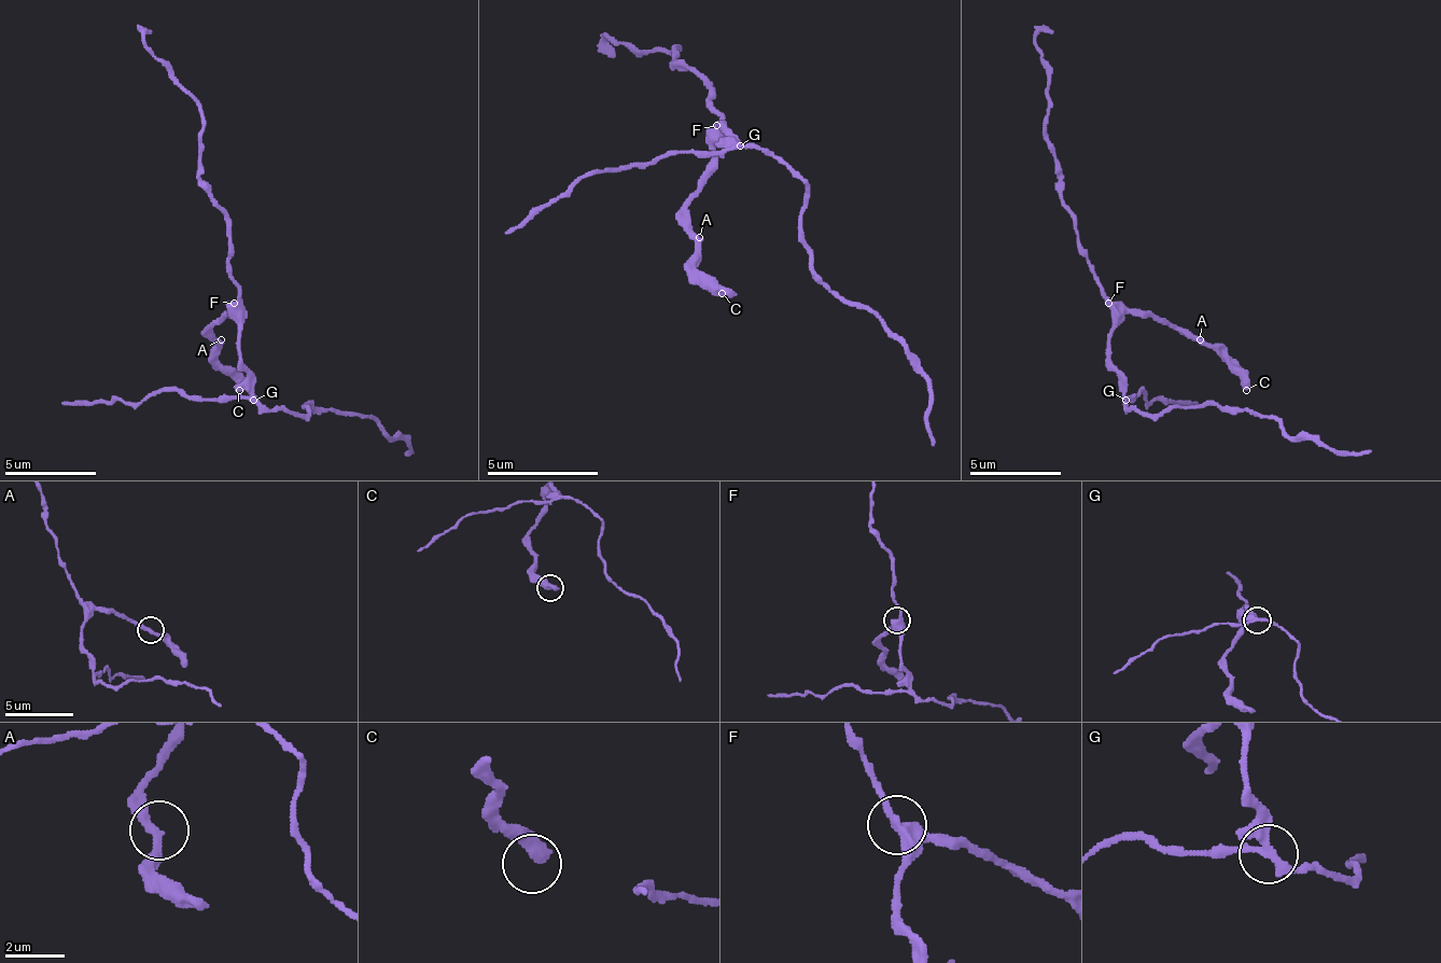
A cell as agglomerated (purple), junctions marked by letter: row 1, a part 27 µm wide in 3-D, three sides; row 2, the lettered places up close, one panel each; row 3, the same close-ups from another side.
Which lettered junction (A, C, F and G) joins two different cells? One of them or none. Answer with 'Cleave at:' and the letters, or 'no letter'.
Cleave at: G

